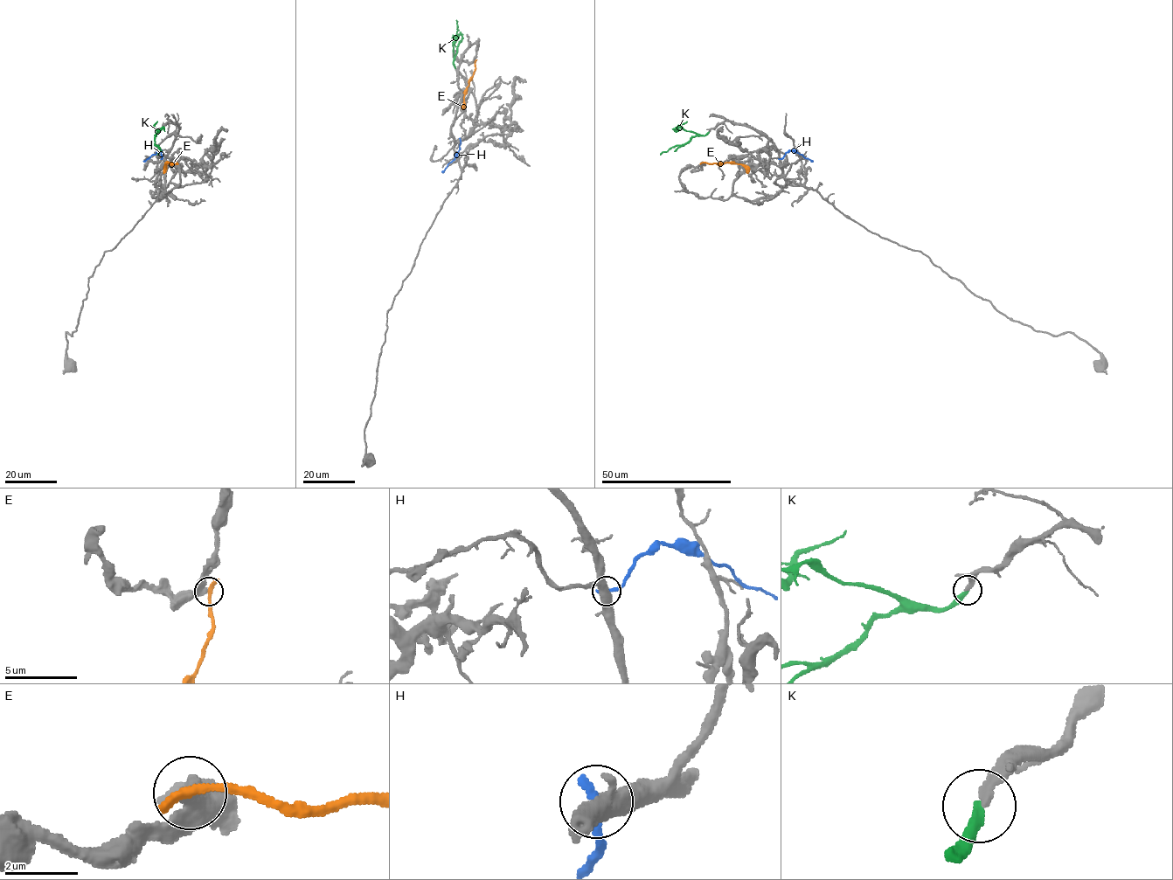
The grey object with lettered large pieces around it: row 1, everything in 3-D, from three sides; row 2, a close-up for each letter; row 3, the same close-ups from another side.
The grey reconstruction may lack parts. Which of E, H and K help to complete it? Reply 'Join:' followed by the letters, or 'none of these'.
Join: K

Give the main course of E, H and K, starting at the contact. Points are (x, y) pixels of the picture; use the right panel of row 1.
E: (702, 162), (732, 162), (741, 164), (748, 173)
H: (780, 158), (789, 150), (795, 150), (813, 161)
K: (709, 132), (697, 135), (679, 128), (674, 130), (686, 121)

